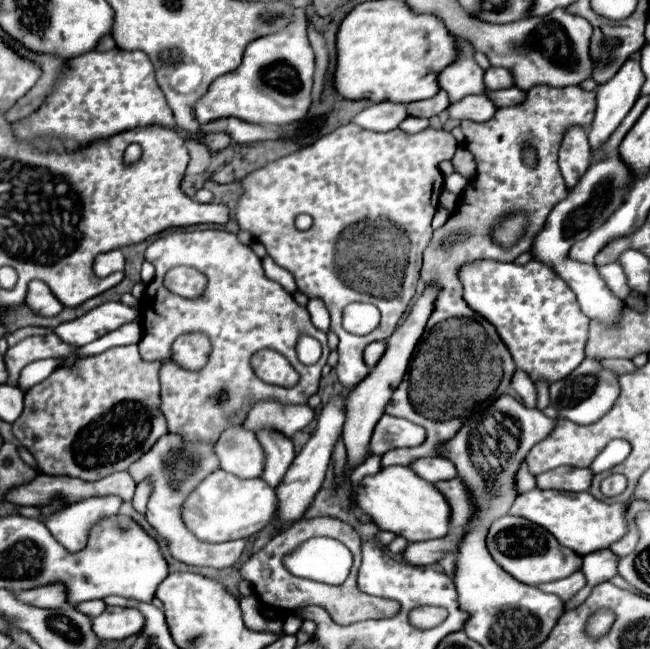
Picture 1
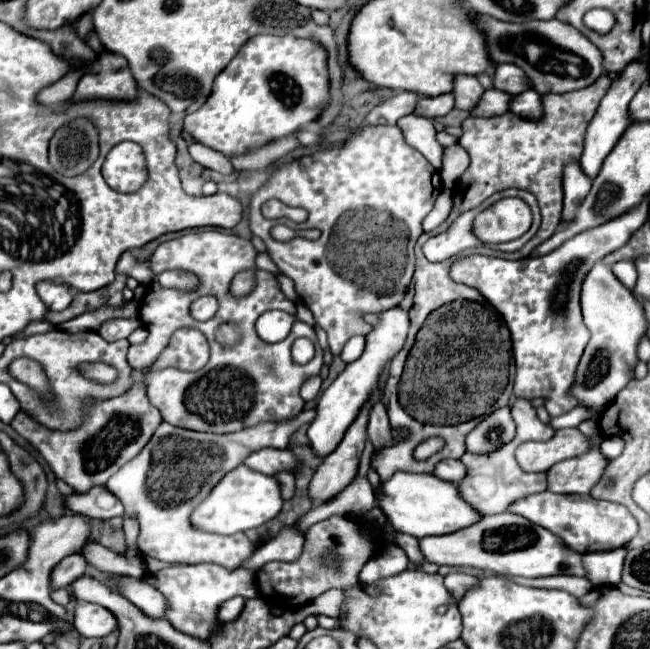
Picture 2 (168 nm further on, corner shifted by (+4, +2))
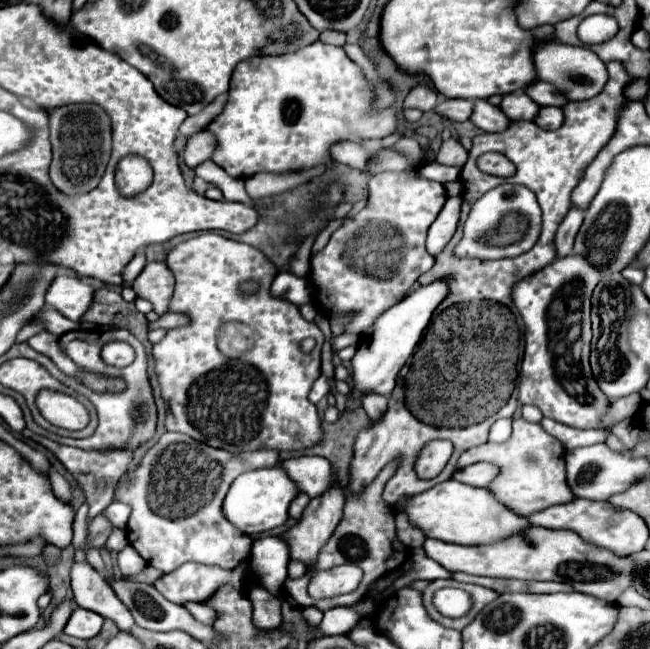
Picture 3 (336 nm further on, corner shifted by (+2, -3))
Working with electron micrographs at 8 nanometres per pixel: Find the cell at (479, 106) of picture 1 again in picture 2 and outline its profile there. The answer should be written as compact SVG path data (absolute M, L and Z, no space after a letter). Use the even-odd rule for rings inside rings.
M496 88L486 90L484 96L480 98L478 106L474 108L472 116L496 116L496 114L506 114L510 110L510 100L512 94L500 92Z

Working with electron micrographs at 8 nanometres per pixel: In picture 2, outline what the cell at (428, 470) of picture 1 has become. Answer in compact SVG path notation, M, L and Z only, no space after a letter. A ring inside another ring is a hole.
M442 460L438 466L436 466L436 472L434 476L438 476L440 480L448 480L448 482L454 482L458 484L464 476L466 476L466 466L460 462L460 460Z

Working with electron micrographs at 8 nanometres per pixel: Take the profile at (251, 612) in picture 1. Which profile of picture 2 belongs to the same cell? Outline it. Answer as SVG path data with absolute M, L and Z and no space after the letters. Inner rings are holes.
M236 596L236 598L230 598L230 600L222 602L222 604L220 604L220 608L218 608L218 614L216 614L218 622L228 622L228 620L236 618L236 614L240 612L240 608L242 608L242 606L244 606L244 598L240 598L240 596Z

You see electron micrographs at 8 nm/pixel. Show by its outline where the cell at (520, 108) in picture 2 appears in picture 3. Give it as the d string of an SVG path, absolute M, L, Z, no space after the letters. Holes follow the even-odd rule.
M540 107L534 123L542 129L558 129L562 125L562 109L560 107Z

